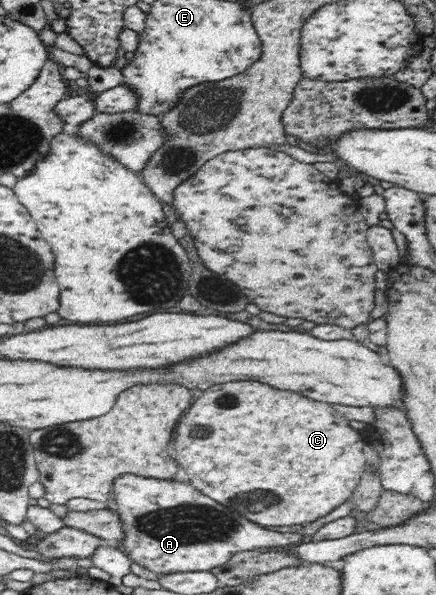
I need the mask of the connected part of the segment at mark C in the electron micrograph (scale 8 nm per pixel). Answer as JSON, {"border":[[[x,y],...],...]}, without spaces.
{"border":[[[228,382],[228,384],[224,384],[224,386],[212,386],[212,388],[208,388],[206,392],[202,392],[202,396],[188,408],[188,412],[183,414],[182,418],[177,422],[178,426],[175,426],[176,437],[173,437],[175,450],[174,460],[178,462],[178,464],[182,466],[182,470],[188,474],[188,476],[184,474],[184,479],[192,484],[195,489],[198,488],[202,494],[210,496],[212,500],[216,500],[216,502],[220,502],[220,504],[230,504],[230,500],[234,498],[234,494],[239,494],[240,507],[238,507],[239,510],[238,508],[236,508],[236,510],[238,512],[249,512],[241,517],[246,518],[246,520],[252,522],[252,524],[258,524],[262,527],[309,525],[320,518],[326,517],[329,512],[332,512],[341,504],[344,504],[346,500],[351,499],[350,496],[352,496],[352,493],[356,490],[362,478],[362,472],[364,472],[366,468],[367,457],[364,455],[364,451],[367,446],[360,439],[360,432],[352,428],[352,426],[348,424],[348,421],[349,420],[346,420],[342,415],[338,414],[336,410],[332,412],[332,406],[330,406],[330,404],[312,402],[312,400],[300,396],[300,394],[294,394],[294,392],[276,390],[276,388],[270,388],[270,386],[260,384],[260,382]]]}

